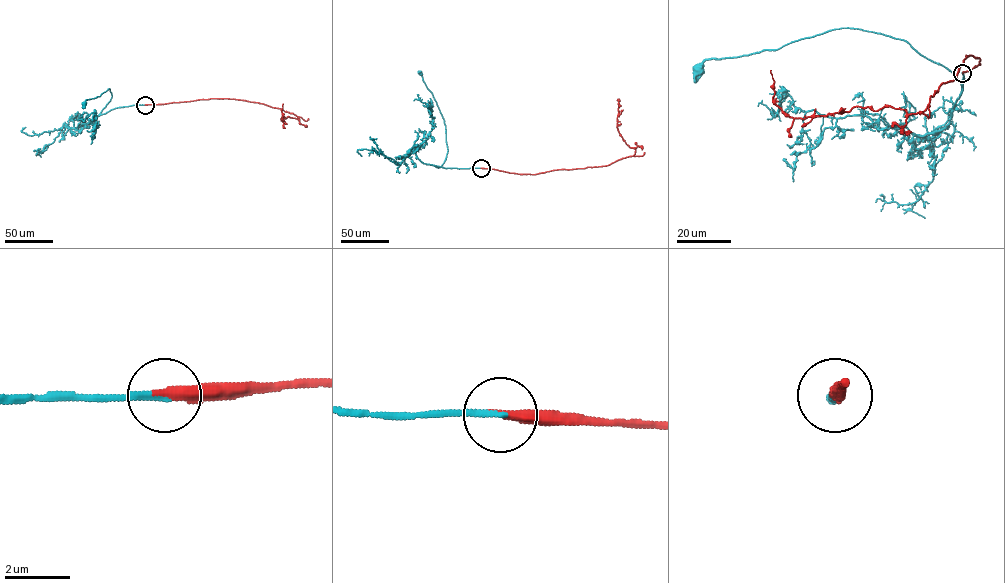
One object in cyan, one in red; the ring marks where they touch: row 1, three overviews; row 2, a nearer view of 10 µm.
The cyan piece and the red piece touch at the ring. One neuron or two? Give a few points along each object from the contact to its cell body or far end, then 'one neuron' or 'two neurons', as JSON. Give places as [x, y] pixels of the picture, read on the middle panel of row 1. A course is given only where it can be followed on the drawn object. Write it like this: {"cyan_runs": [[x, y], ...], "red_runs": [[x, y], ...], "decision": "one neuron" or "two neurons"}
{"cyan_runs": [[481, 168], [434, 165], [439, 167], [447, 153], [445, 125], [420, 73]], "red_runs": [[481, 168], [534, 174], [605, 166], [632, 156], [635, 149], [626, 144], [617, 127], [619, 99]], "decision": "one neuron"}

